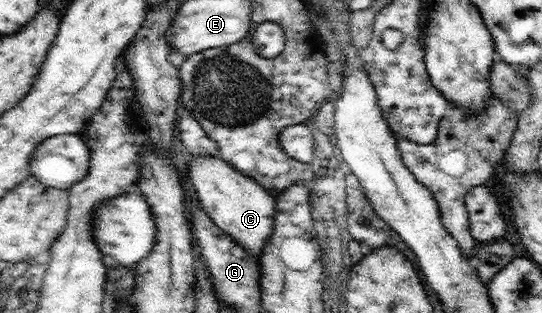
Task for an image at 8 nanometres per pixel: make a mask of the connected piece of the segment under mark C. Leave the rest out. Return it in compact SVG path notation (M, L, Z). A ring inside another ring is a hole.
M193 156L189 161L188 180L193 183L200 207L224 233L233 237L252 257L260 260L262 248L273 232L273 216L275 216L275 199L253 177L249 177L225 162L221 156Z

